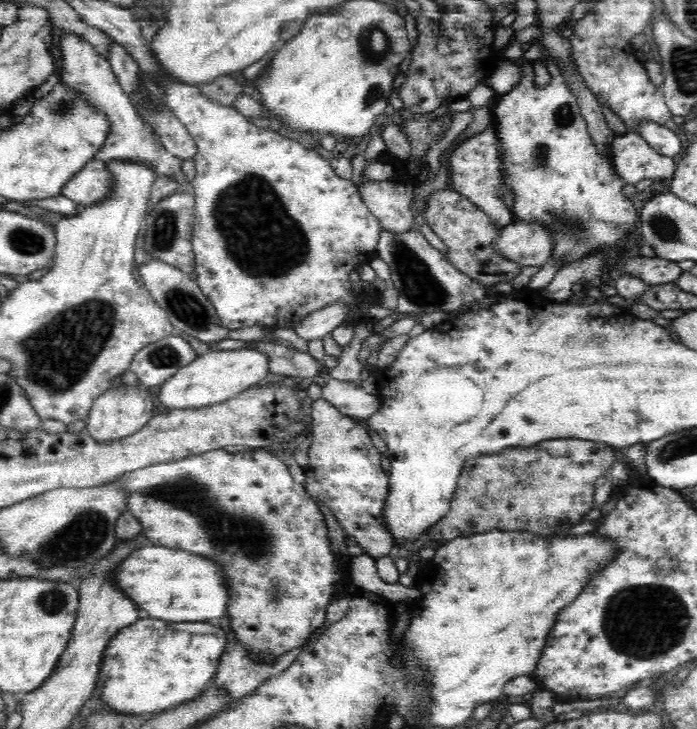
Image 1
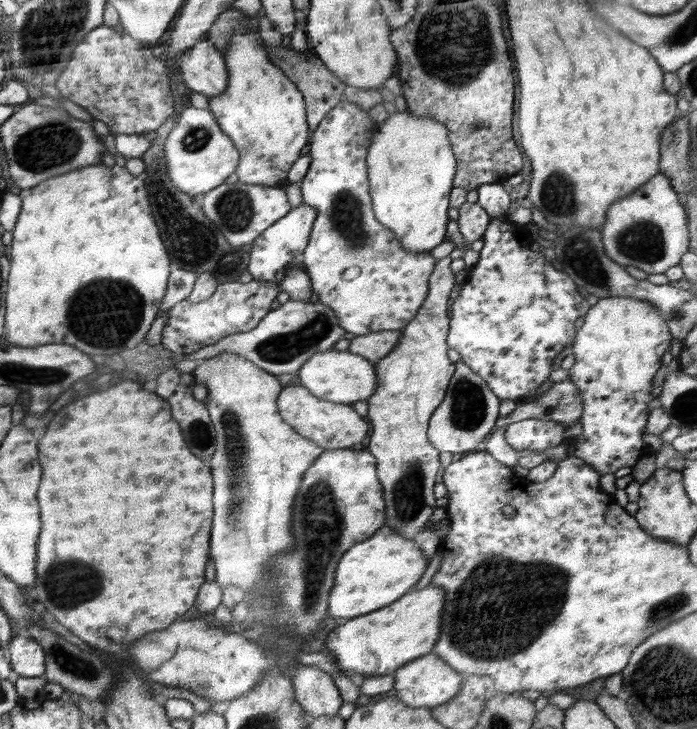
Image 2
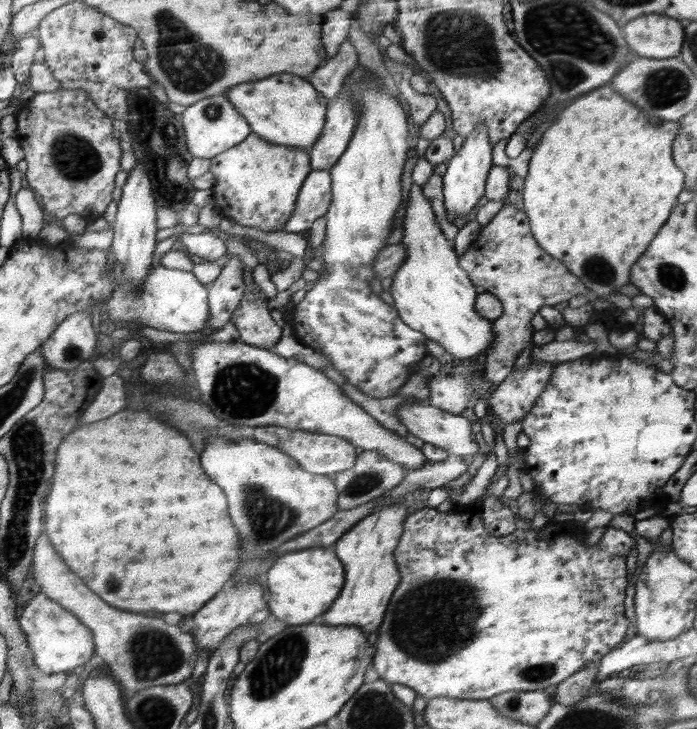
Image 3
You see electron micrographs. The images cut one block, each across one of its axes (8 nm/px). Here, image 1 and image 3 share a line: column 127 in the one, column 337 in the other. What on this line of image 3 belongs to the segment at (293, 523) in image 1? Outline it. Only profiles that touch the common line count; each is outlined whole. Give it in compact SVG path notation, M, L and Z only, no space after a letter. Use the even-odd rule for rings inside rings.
M362 452L357 456L352 468L332 475L335 488L338 491L337 506L339 512L342 510L352 510L356 506L362 506L378 499L386 491L390 491L400 484L405 475L406 471L400 464L390 462L388 458L382 458L376 452Z

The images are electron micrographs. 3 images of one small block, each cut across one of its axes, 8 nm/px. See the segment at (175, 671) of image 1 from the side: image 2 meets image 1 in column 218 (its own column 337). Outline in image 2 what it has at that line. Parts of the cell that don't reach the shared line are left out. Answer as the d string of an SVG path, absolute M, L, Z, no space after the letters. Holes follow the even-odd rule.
M430 584L422 589L413 589L384 608L352 618L328 632L326 653L336 659L339 669L359 682L364 677L392 674L408 661L431 652L440 634L440 617L443 616L445 590Z

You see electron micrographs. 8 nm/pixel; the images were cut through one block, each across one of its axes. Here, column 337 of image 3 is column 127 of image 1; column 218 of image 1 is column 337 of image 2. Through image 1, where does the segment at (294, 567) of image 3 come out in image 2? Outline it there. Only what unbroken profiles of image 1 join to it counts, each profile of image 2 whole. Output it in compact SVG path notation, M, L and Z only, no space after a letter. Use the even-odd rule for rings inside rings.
M382 526L366 542L352 546L340 560L329 594L327 617L348 618L371 613L392 604L413 590L428 563L414 539L404 538L388 526Z

